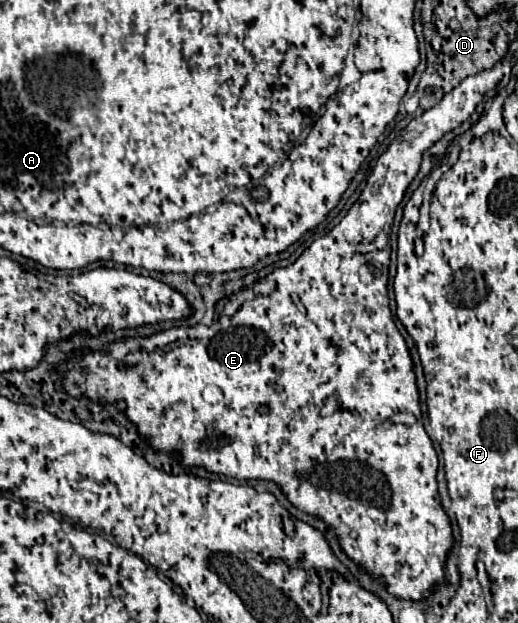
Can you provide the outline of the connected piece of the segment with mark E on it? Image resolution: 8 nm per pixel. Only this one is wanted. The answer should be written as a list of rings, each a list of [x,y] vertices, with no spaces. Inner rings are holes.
[[[492,68],[490,70],[482,70],[474,76],[466,76],[452,92],[448,92],[436,108],[426,110],[422,116],[414,118],[402,132],[400,136],[388,146],[388,150],[378,158],[376,168],[372,170],[372,174],[366,180],[366,188],[362,190],[360,198],[354,202],[354,206],[348,210],[348,214],[342,218],[342,222],[338,226],[334,226],[326,236],[318,238],[308,250],[304,250],[304,254],[290,264],[288,268],[280,268],[274,270],[268,276],[268,284],[276,284],[272,292],[268,294],[260,294],[250,302],[244,302],[240,306],[240,310],[232,316],[218,316],[214,320],[212,326],[192,326],[192,328],[170,328],[158,334],[152,334],[150,338],[138,338],[140,342],[140,350],[136,354],[126,355],[124,361],[108,362],[106,368],[100,368],[99,363],[103,357],[102,352],[80,352],[80,370],[74,370],[74,366],[70,364],[70,360],[62,366],[62,384],[64,388],[72,394],[72,396],[88,396],[94,402],[116,402],[116,400],[124,400],[128,404],[128,418],[138,426],[140,436],[152,444],[154,450],[162,450],[162,452],[176,452],[180,454],[180,462],[184,466],[204,466],[210,472],[216,474],[224,474],[236,480],[246,480],[246,478],[262,478],[262,480],[274,480],[284,494],[288,496],[288,500],[300,508],[306,514],[318,516],[322,518],[326,524],[330,524],[336,534],[338,540],[344,548],[344,552],[358,562],[372,578],[384,578],[386,588],[390,594],[398,596],[398,598],[406,598],[406,600],[420,600],[424,596],[428,596],[428,590],[432,584],[442,582],[444,578],[444,562],[446,556],[452,548],[452,530],[450,530],[450,520],[446,516],[446,512],[442,510],[442,504],[438,500],[438,486],[436,486],[436,470],[438,470],[438,458],[436,458],[436,450],[426,434],[426,430],[422,428],[420,422],[420,404],[418,404],[418,386],[416,386],[416,376],[414,376],[414,362],[410,358],[408,346],[402,338],[402,334],[398,332],[394,320],[392,320],[392,312],[389,308],[388,297],[388,264],[390,264],[390,246],[388,242],[378,242],[376,238],[392,224],[394,220],[394,212],[398,208],[398,204],[404,198],[404,192],[408,188],[408,184],[414,180],[414,176],[418,174],[420,162],[422,162],[422,152],[428,150],[432,144],[436,144],[444,134],[442,132],[450,132],[454,128],[458,128],[462,122],[466,122],[470,118],[470,112],[476,110],[478,102],[484,98],[484,94],[488,90],[492,90],[498,82],[502,80],[502,76],[492,76]],[[368,262],[376,262],[376,272],[380,272],[378,276],[374,276],[372,282],[362,282],[360,280],[360,268]],[[206,386],[218,386],[222,390],[222,400],[216,404],[210,404],[202,398],[202,390]],[[336,396],[336,410],[330,416],[322,416],[322,406],[324,400]],[[262,404],[268,406],[268,412],[262,408]],[[268,424],[286,424],[286,432],[250,432],[250,430],[260,430],[266,428]],[[352,530],[360,530],[358,536]]]

